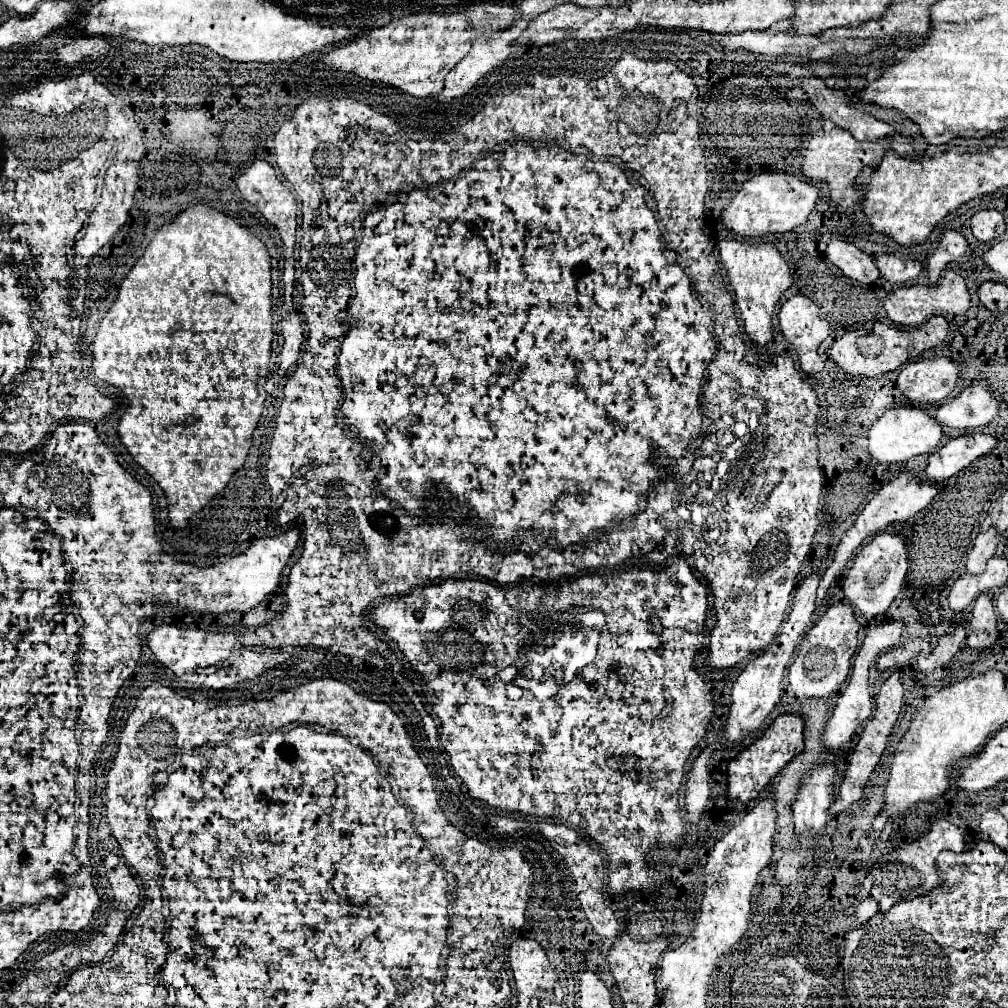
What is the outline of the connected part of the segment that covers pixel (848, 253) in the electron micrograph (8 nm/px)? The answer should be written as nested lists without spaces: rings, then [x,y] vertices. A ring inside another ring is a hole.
[[[830,240],[828,244],[828,260],[838,266],[838,270],[856,282],[872,284],[880,272],[876,268],[876,262],[862,250],[858,250],[854,244],[846,240]]]

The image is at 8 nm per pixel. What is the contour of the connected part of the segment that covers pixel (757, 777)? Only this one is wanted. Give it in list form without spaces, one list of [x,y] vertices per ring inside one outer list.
[[[780,714],[766,732],[754,740],[748,748],[744,748],[734,760],[728,764],[728,798],[730,804],[748,804],[758,798],[758,794],[768,786],[768,782],[804,748],[804,720],[798,714]]]

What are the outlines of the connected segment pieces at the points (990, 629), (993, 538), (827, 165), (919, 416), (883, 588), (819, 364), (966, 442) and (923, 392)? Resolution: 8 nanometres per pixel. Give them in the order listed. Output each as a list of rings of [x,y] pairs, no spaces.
[[[982,594],[974,602],[972,610],[972,632],[968,632],[966,644],[976,650],[990,648],[998,640],[998,614],[992,598]]]
[[[993,528],[977,535],[968,551],[968,560],[966,560],[968,574],[982,572],[986,568],[987,560],[994,556],[998,542],[999,538]]]
[[[830,126],[824,130],[818,130],[806,152],[804,152],[804,162],[800,166],[800,172],[804,176],[808,176],[814,182],[826,182],[828,184],[828,198],[832,202],[836,202],[838,206],[852,206],[860,200],[862,192],[854,190],[854,180],[856,176],[862,172],[862,168],[866,166],[874,166],[878,164],[878,160],[884,156],[884,152],[888,152],[888,142],[880,140],[880,142],[856,142],[852,138],[852,134],[848,134],[846,130],[840,130],[838,126]]]
[[[912,406],[892,408],[892,410],[886,410],[878,418],[878,422],[872,426],[870,438],[868,438],[868,452],[870,452],[872,460],[880,462],[880,464],[906,462],[912,456],[928,454],[930,450],[934,450],[940,444],[942,436],[944,436],[942,426],[928,412],[924,412],[920,408],[912,408]]]
[[[880,532],[876,534],[868,544],[864,544],[856,558],[852,568],[848,570],[844,578],[844,598],[864,616],[872,618],[876,614],[886,614],[890,604],[896,600],[896,596],[904,588],[904,578],[910,570],[908,560],[908,544],[906,538],[900,532]]]
[[[792,296],[786,300],[778,314],[784,338],[794,346],[800,368],[806,374],[822,372],[824,362],[818,356],[818,346],[830,334],[830,324],[820,308],[808,296]]]
[[[982,432],[954,438],[930,456],[928,468],[926,468],[926,478],[942,482],[942,480],[958,474],[960,470],[964,470],[976,458],[990,454],[996,444],[998,444],[996,436],[982,434]]]
[[[948,358],[910,362],[910,370],[898,370],[896,384],[906,398],[914,394],[914,402],[940,404],[956,388],[958,368]]]

